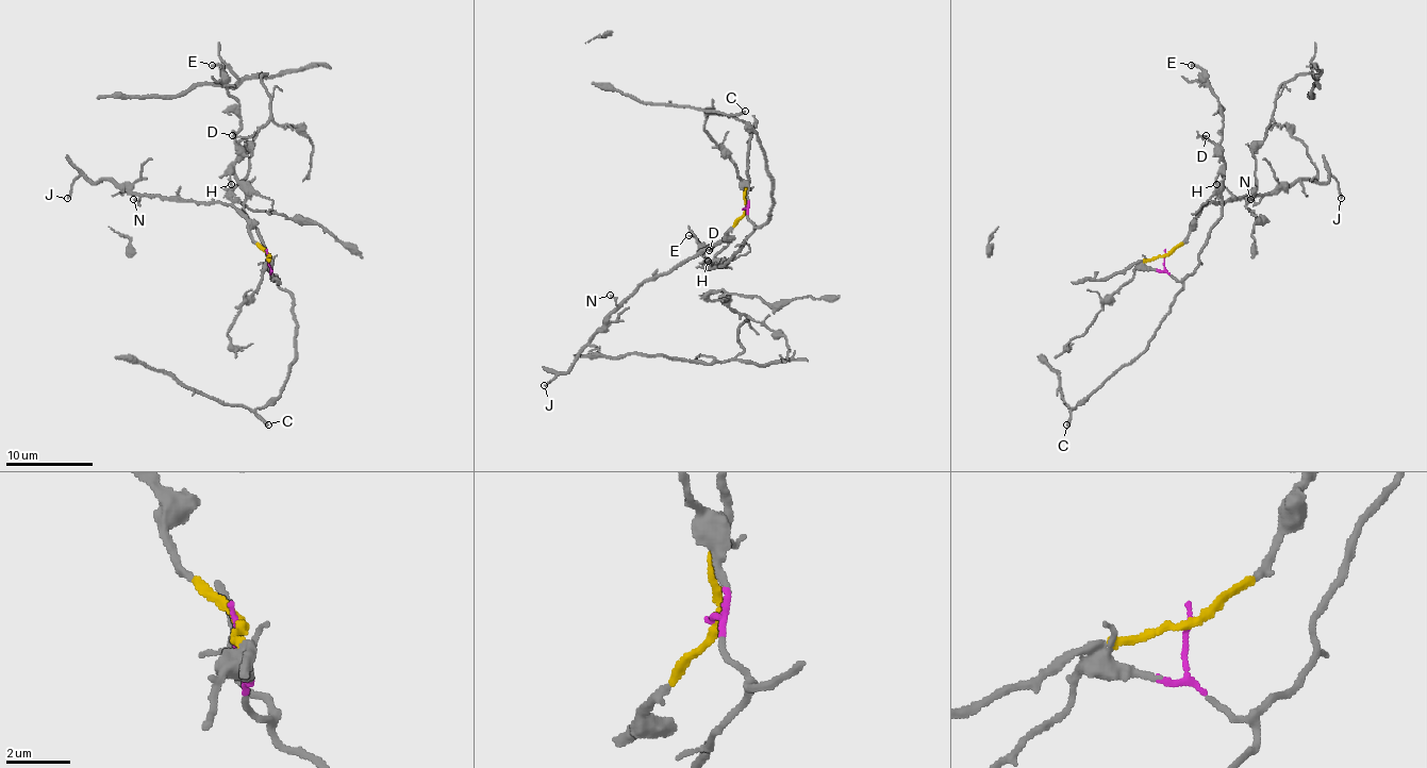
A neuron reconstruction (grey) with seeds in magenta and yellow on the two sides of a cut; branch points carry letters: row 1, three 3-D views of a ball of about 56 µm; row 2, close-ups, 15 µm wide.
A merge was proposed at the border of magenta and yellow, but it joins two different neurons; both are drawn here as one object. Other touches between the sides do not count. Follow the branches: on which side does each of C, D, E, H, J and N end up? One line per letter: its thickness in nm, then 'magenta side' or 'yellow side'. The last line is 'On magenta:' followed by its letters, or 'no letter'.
C: calibre 240 nm; magenta side
D: calibre 100 nm; magenta side
E: calibre 160 nm; magenta side
H: calibre 160 nm; magenta side
J: calibre 150 nm; yellow side
N: calibre 110 nm; yellow side
On magenta: C, D, E, H

